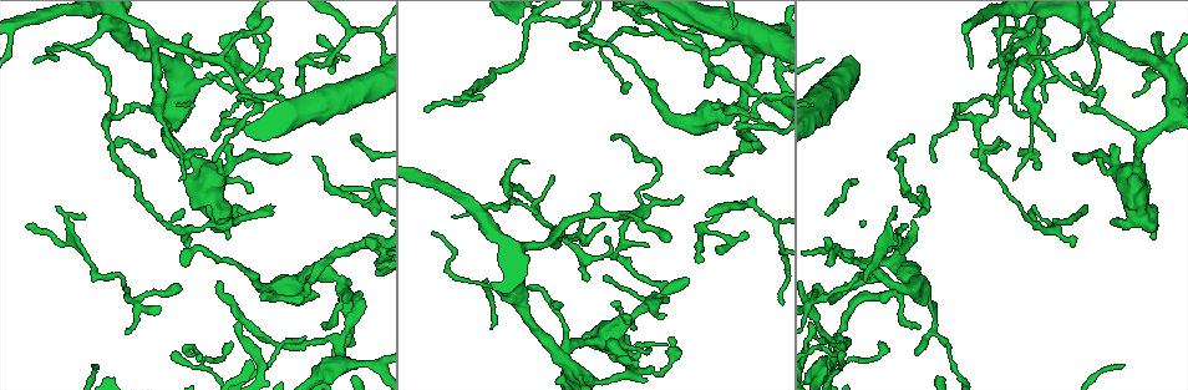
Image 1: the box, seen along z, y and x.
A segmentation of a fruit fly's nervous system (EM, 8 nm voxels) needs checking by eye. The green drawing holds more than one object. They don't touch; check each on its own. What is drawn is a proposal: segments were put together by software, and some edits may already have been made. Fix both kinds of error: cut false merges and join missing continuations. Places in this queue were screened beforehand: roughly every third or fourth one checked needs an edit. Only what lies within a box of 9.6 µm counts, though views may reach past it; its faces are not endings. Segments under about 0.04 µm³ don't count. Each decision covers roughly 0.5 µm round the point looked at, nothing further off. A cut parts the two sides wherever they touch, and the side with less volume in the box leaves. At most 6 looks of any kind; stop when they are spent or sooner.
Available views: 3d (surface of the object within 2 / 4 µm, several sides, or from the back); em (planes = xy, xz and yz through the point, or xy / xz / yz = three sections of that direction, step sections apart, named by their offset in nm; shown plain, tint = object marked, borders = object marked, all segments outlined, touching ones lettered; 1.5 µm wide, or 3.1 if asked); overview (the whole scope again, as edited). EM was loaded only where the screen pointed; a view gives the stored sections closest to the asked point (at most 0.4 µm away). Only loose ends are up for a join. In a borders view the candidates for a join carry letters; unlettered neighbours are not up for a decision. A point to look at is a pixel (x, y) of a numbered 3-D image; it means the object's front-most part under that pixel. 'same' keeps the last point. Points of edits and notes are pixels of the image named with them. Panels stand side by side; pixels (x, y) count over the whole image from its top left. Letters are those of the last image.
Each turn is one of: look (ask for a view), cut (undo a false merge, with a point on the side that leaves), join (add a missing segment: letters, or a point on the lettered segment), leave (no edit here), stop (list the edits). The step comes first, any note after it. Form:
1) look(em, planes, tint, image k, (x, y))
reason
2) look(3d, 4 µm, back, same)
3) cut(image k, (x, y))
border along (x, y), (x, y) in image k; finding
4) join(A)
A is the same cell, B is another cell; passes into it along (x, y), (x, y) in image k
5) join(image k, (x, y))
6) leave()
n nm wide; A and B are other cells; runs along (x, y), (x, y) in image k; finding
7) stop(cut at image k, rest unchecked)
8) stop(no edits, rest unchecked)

look(em, planes, borders, image 1, (1085, 208))
an open end

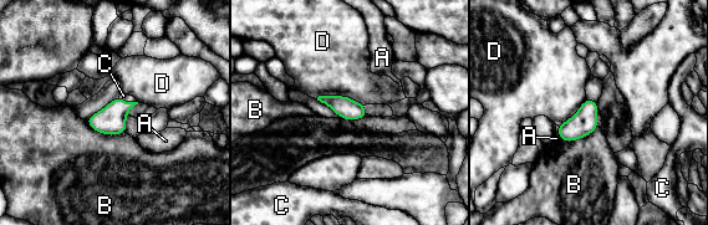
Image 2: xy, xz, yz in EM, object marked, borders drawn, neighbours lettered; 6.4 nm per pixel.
join(C)
C is the same cell, A, B and D are other cells; passes into it along (111, 121), (127, 102), (125, 97) in image 2; it goes on there

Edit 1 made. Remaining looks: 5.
look(overview)

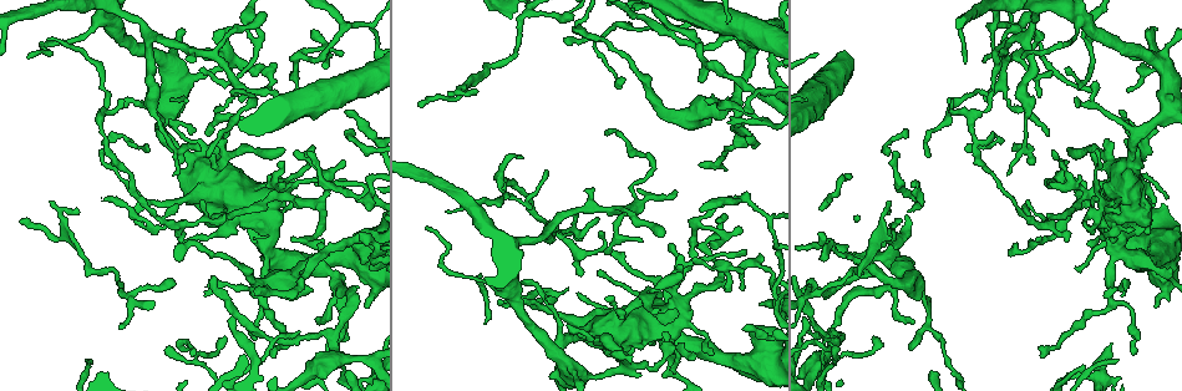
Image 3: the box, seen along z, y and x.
look(3d, 4 µm, image 3, (964, 149))
tapers out

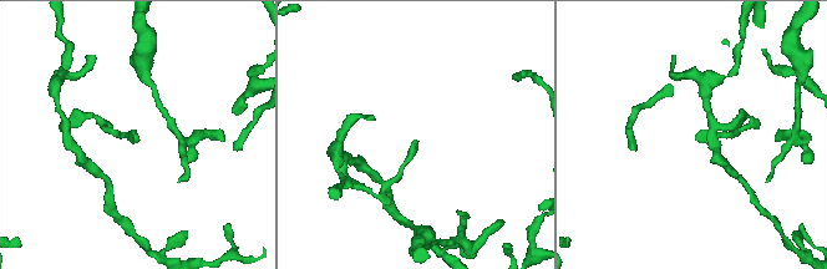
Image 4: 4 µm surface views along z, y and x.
look(em, planes, borders, image 4, (416, 142))
now the EM

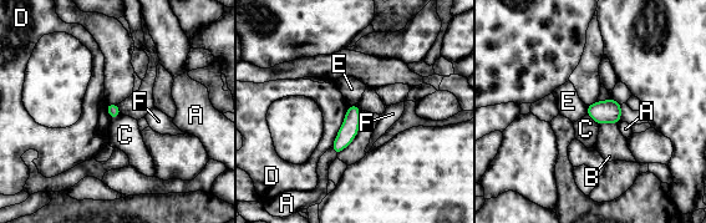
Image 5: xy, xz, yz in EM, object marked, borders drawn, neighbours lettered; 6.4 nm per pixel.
leave()
90 nm wide; A, B, C, D, E and F are other cells; border along (585, 115), (599, 125) in image 5; none of them fits

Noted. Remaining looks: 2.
look(em, planes, borders, image 3, (873, 340))
thin end

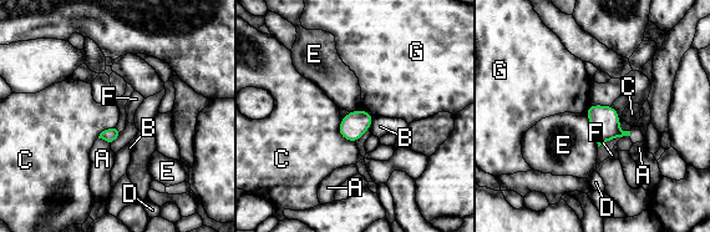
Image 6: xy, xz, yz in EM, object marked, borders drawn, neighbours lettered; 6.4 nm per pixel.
leave()
A, B, C, D, E, F and G are other cells; border along (584, 112), (598, 146) in image 6; no lettered segment goes on from it

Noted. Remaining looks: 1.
stop(join at image 2, rest unchecked)

